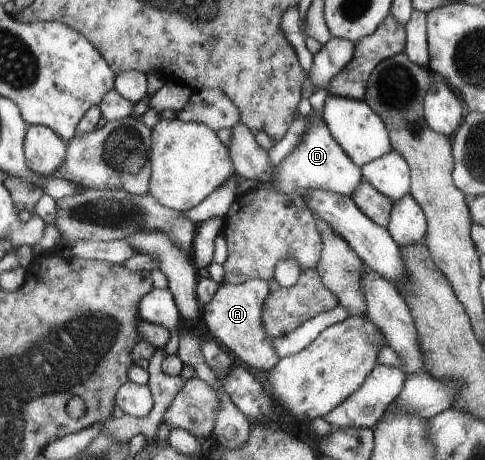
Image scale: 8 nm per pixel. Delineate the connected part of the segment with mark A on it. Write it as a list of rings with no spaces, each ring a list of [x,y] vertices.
[[[252,279],[238,285],[222,283],[202,312],[211,334],[234,359],[262,372],[270,372],[280,358],[274,348],[274,337],[264,328],[263,307],[268,294],[271,294],[271,286],[267,280]]]

